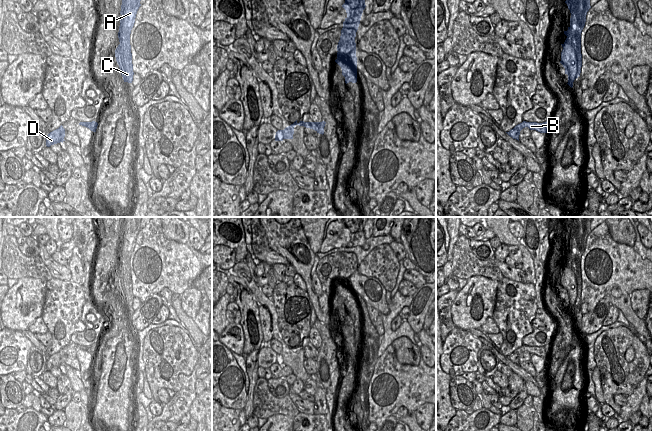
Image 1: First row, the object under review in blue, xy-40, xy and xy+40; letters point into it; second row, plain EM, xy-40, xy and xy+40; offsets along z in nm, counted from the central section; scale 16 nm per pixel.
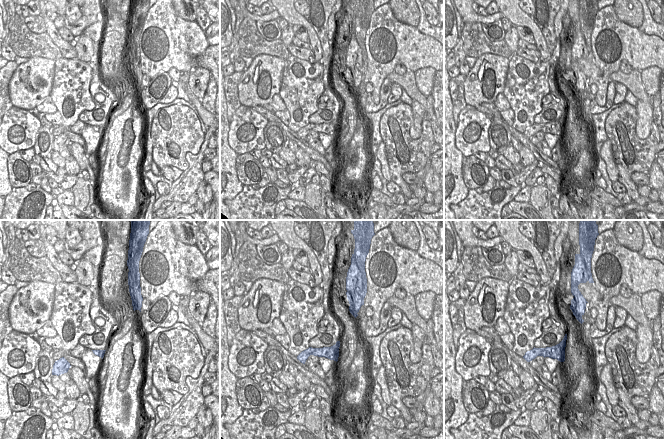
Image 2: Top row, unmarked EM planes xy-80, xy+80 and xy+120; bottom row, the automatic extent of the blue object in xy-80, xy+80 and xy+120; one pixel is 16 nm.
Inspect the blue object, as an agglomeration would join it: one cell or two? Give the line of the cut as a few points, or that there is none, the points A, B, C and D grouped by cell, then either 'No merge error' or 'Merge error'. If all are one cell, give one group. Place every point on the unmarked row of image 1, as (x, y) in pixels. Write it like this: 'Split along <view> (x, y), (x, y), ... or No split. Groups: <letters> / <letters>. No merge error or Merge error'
No split. Groups: A B C D. No merge error.

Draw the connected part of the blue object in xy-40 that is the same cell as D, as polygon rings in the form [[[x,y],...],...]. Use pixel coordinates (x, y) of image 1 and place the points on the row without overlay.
[[[61,349],[58,353],[50,356],[46,362],[46,370],[50,371],[51,369],[64,366],[65,353]]]

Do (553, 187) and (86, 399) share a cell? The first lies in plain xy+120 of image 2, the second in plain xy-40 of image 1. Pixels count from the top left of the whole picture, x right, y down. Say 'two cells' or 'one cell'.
one cell

